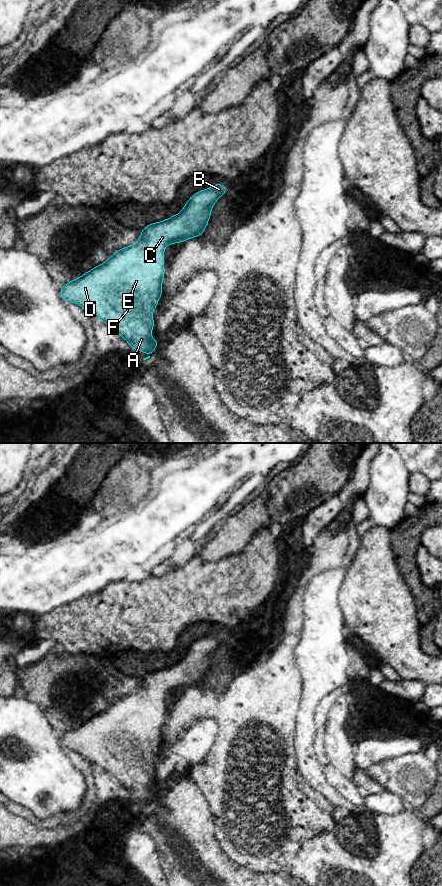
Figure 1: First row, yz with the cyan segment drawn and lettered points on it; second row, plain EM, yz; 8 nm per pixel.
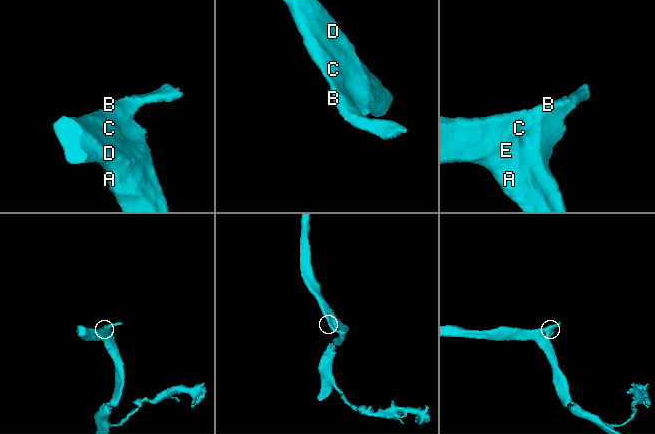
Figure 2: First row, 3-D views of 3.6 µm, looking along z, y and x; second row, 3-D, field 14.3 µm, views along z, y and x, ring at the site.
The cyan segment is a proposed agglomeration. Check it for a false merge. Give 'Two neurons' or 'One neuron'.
One neuron

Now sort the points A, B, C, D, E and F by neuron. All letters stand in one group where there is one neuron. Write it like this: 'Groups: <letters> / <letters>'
Groups: A B C D E F

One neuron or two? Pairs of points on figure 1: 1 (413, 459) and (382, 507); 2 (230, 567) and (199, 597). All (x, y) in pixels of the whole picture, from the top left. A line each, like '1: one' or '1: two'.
1: two
2: one

